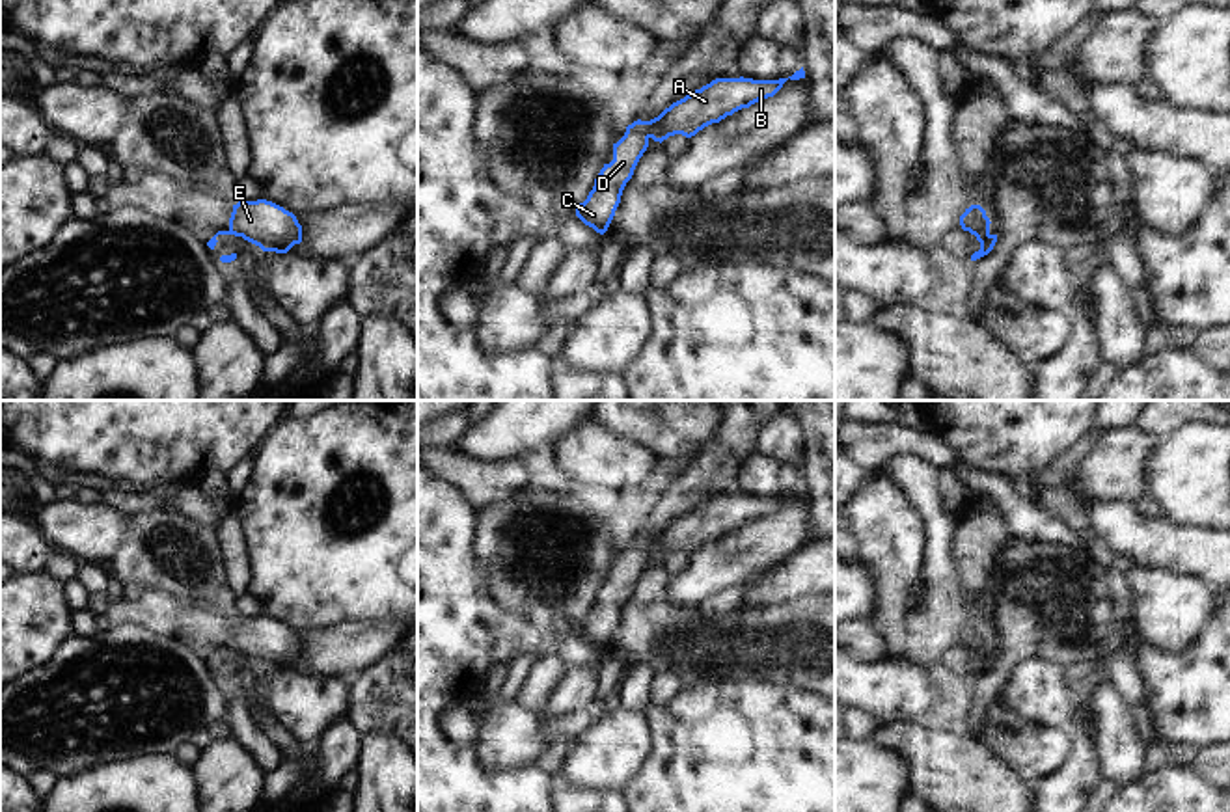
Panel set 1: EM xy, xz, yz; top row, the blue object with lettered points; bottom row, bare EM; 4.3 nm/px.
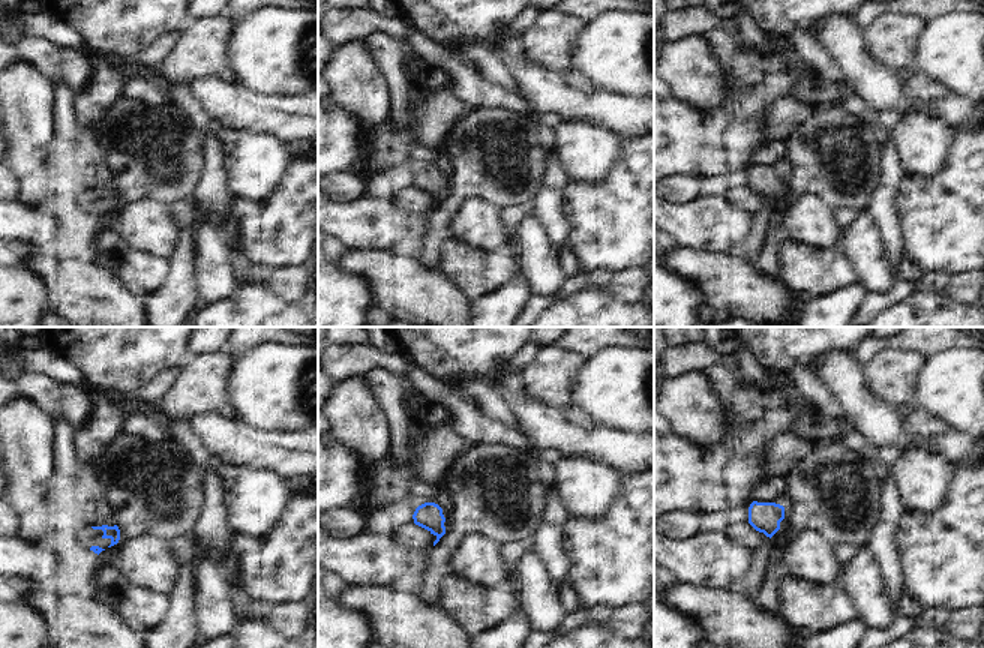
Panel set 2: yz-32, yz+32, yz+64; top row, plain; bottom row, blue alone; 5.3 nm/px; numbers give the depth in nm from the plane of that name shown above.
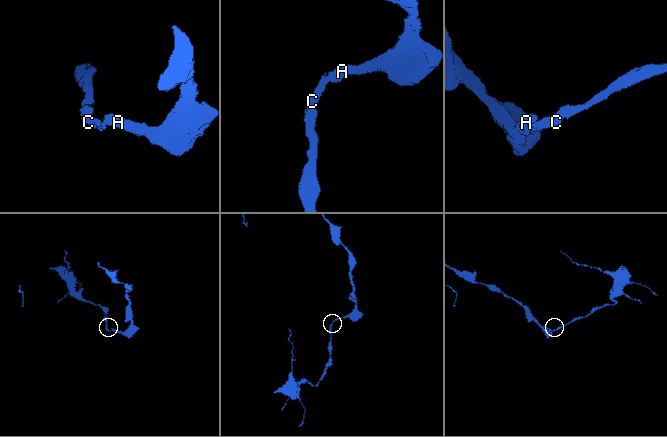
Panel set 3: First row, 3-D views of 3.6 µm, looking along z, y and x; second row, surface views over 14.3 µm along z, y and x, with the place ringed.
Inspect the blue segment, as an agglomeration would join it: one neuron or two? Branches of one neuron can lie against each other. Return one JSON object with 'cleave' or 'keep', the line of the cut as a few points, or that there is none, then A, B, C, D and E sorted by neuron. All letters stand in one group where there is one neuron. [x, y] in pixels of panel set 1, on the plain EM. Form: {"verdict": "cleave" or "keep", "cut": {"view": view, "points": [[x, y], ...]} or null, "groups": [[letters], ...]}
{"verdict": "cleave", "cut": {"view": "xz", "points": [[649, 539], [651, 554]]}, "groups": [["A", "B", "E"], ["C", "D"]]}

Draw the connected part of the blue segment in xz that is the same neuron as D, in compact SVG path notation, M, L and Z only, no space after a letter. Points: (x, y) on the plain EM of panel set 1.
M634 538L624 553L613 561L613 577L604 581L587 616L576 624L576 633L604 652L621 620L622 607L649 564L650 538Z

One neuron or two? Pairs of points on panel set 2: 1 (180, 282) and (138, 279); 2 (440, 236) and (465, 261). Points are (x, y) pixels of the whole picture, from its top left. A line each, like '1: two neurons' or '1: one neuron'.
1: two neurons
2: two neurons

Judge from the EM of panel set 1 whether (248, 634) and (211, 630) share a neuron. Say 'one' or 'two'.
one

